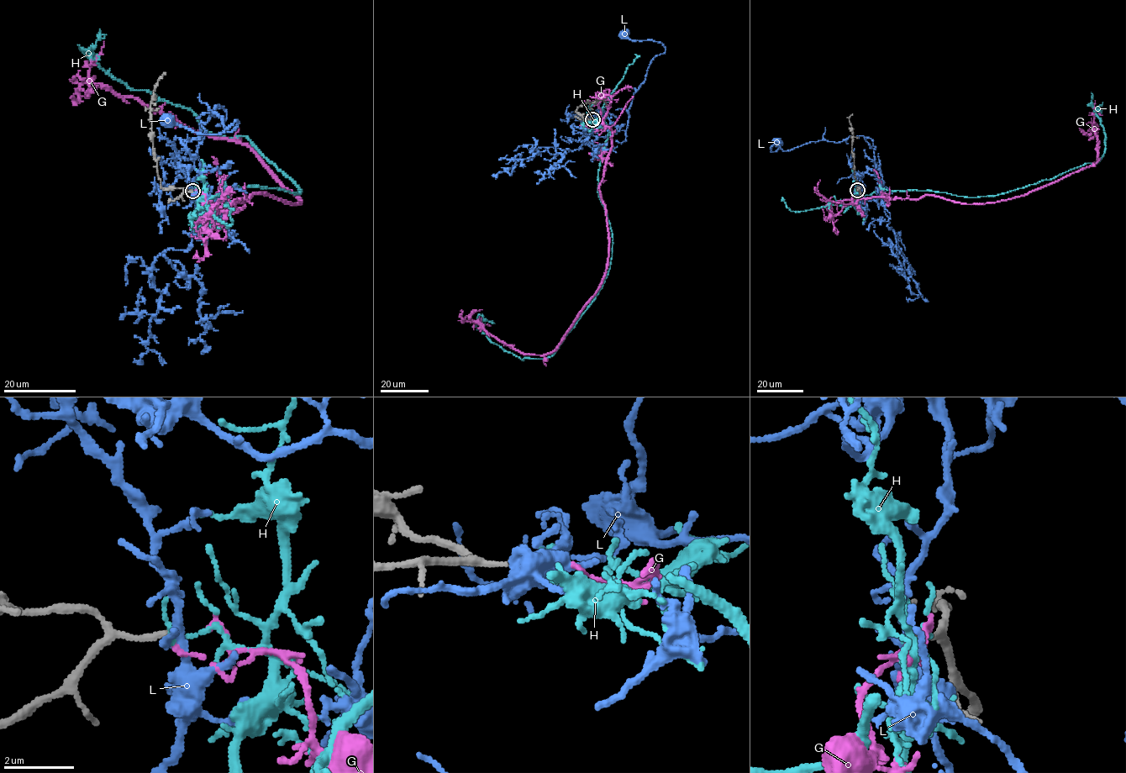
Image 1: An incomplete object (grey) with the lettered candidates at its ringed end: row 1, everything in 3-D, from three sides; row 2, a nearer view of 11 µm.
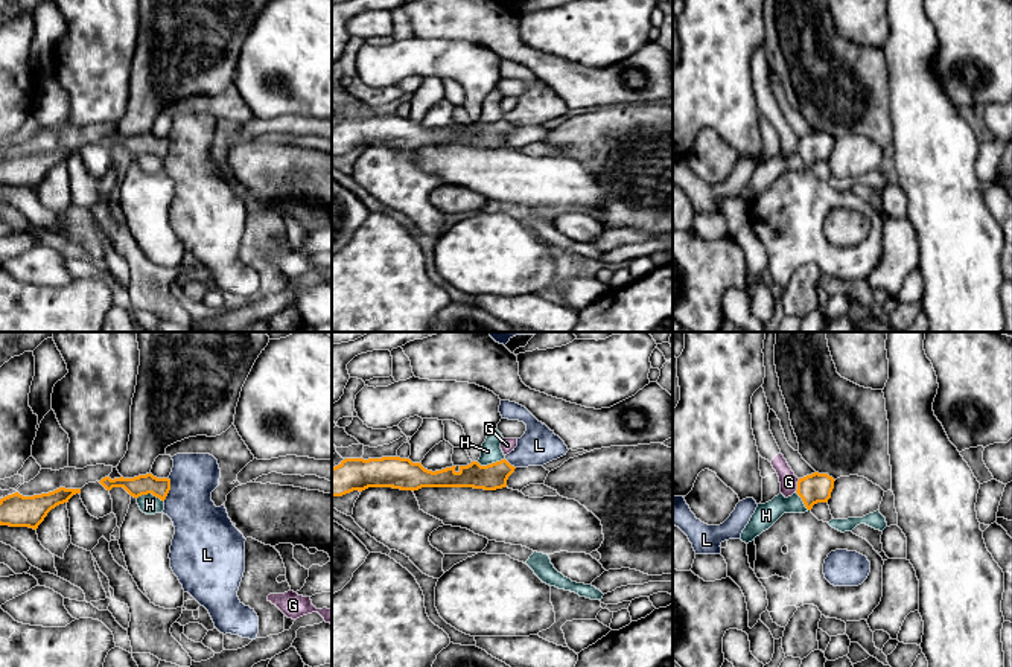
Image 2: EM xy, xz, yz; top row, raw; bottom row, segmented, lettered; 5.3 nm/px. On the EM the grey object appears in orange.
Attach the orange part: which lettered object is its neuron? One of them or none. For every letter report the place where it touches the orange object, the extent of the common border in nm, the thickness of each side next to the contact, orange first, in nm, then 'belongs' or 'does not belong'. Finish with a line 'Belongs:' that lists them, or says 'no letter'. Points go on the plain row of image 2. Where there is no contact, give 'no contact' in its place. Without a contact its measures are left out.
G: yz (798, 143) | 80 nm | 160/100 nm | does not belong
H: xz (492, 122) | 150 nm | 140/110 nm | does not belong
L: xy (169, 148) | 120 nm | 110/280 nm | does not belong
Belongs: no letter

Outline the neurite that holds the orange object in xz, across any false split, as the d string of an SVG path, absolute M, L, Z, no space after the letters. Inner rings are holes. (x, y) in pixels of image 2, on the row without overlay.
M345 117L332 126L332 155L342 155L353 149L368 146L393 146L400 149L418 149L422 146L473 146L496 149L507 146L508 136L514 131L505 117L487 125L472 120L467 125L428 129L422 122L409 117Z

